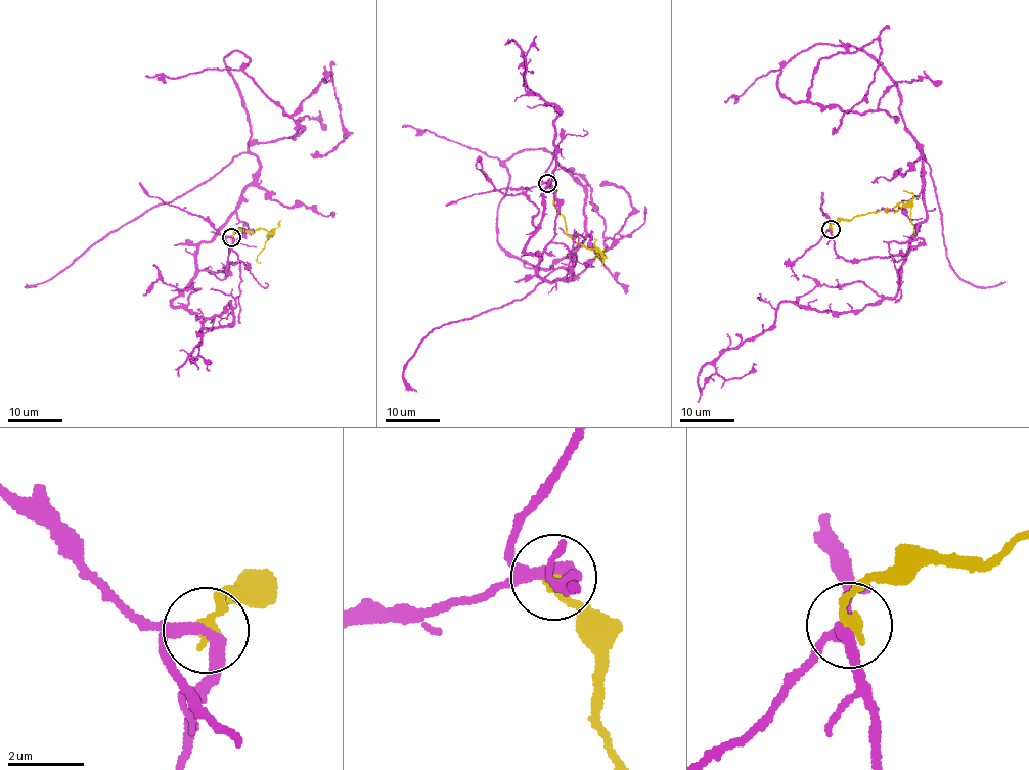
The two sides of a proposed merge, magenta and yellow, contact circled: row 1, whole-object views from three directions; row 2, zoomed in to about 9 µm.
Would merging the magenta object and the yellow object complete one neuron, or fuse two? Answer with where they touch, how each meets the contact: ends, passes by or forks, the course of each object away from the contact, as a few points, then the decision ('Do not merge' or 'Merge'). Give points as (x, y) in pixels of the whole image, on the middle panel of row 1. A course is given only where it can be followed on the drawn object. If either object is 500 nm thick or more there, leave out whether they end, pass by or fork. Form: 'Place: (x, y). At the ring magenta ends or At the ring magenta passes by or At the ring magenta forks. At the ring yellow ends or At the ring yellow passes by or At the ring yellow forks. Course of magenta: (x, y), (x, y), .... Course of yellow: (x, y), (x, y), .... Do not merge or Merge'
Place: (547, 183). At the ring magenta forks. At the ring yellow ends. Course of magenta: (547, 183), (551, 283), (572, 274), (498, 243), (504, 162), (544, 150), (613, 237), (632, 208), (599, 186). Course of yellow: (547, 183), (554, 195), (554, 205), (564, 217), (567, 234), (575, 243), (600, 255), (593, 257), (599, 256). Do not merge

